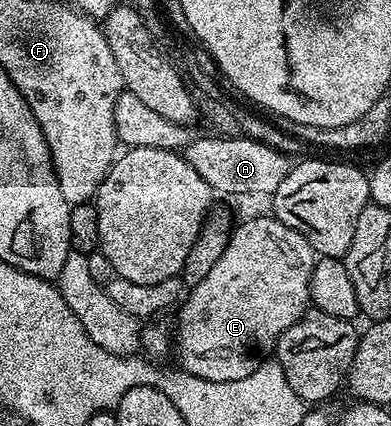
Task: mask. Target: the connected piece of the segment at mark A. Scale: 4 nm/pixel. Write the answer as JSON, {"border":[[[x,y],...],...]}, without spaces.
{"border":[[[213,136],[217,138],[194,137],[183,151],[183,157],[207,180],[207,184],[218,195],[221,194],[265,194],[272,196],[283,184],[283,176],[287,176],[291,165],[290,155],[279,152],[244,136],[230,138],[228,136]]]}

